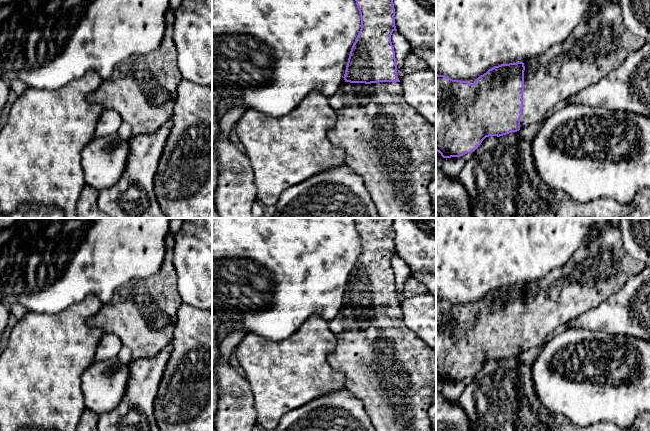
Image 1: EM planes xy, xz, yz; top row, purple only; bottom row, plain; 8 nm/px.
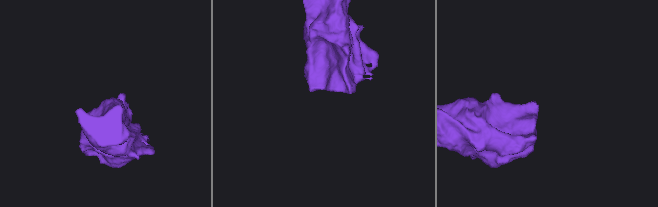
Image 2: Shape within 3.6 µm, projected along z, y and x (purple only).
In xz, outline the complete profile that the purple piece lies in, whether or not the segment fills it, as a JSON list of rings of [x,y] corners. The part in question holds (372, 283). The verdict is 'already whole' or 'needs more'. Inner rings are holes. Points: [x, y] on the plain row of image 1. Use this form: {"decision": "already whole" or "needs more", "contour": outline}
{"decision": "needs more", "contour": [[[354,218],[361,241],[361,253],[350,275],[344,299],[345,306],[339,311],[335,318],[328,322],[330,330],[337,339],[335,349],[328,355],[328,361],[334,369],[343,373],[345,388],[363,402],[364,408],[376,431],[432,431],[428,410],[433,404],[433,396],[436,392],[436,352],[419,339],[414,332],[408,329],[403,321],[403,311],[397,300],[395,275],[391,266],[392,256],[397,255],[394,242],[393,219],[394,218]]]}

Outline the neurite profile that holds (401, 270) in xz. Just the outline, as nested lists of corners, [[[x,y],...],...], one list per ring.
[[[398,255],[392,256],[391,266],[395,275],[397,300],[400,304],[405,299],[402,295],[403,286],[407,278],[412,275],[412,272],[408,265]]]

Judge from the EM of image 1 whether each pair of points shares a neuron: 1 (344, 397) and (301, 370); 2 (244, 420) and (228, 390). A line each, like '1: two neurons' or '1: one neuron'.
1: two neurons
2: one neuron

